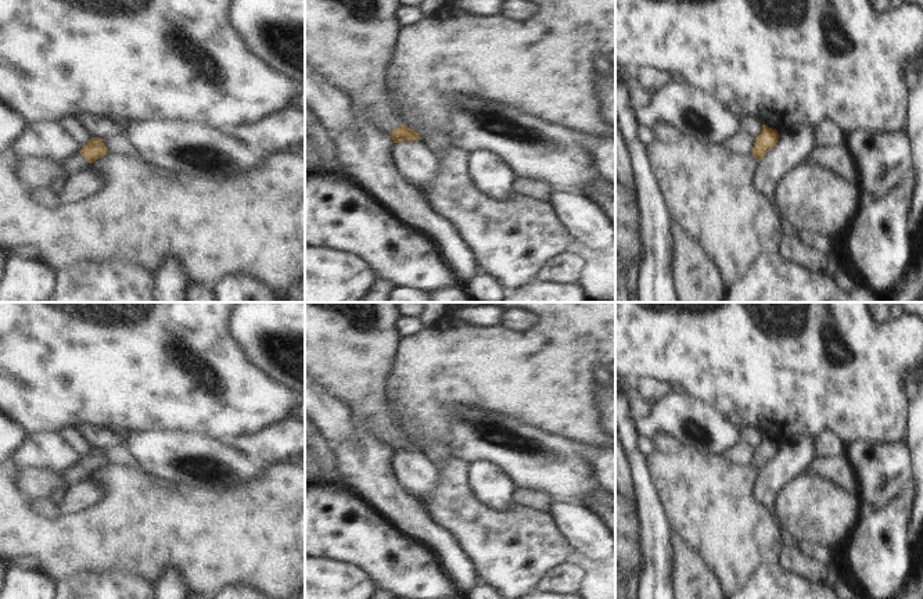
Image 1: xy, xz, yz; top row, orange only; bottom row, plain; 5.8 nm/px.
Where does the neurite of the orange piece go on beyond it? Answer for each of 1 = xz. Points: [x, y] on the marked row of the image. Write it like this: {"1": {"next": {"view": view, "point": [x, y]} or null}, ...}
{"1": {"next": {"view": "xz", "point": [351, 42]}}}

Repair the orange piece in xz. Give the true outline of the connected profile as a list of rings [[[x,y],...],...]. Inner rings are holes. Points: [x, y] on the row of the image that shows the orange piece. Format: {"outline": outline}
{"outline": [[[305,0],[305,58],[330,83],[341,87],[351,103],[360,105],[394,143],[421,140],[402,125],[384,98],[383,80],[399,36],[399,0]]]}

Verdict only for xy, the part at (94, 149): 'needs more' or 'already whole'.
needs more

